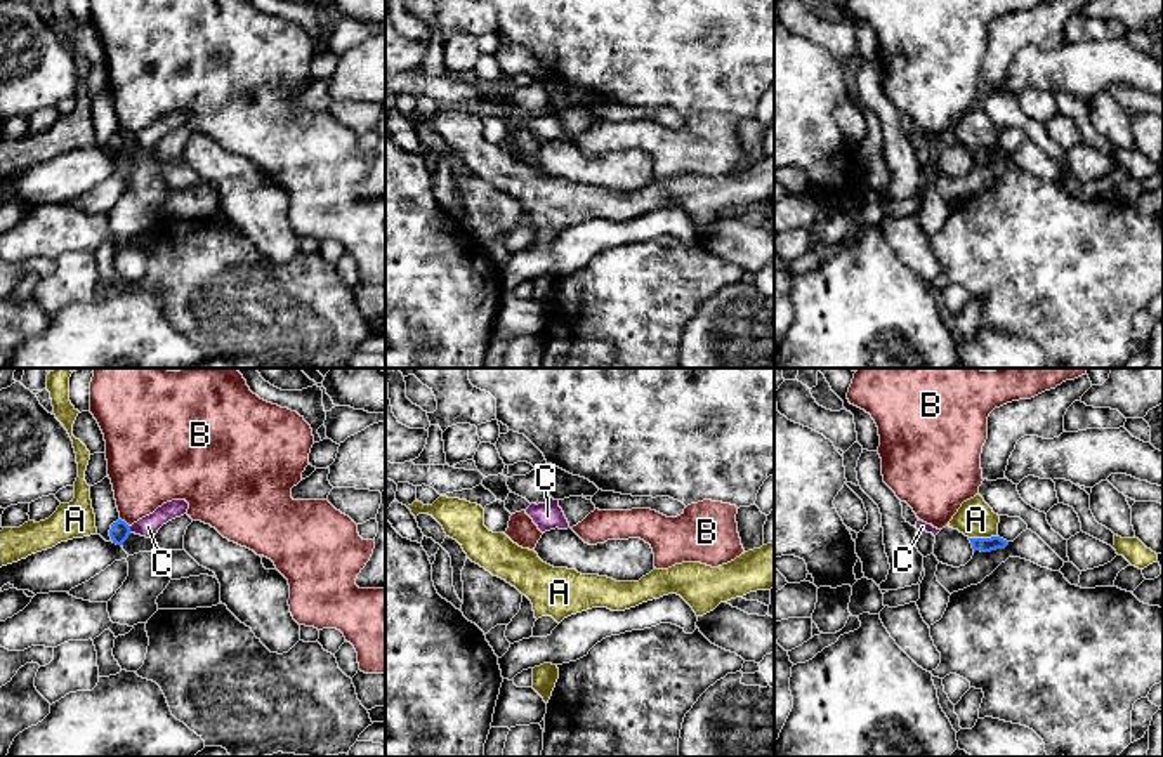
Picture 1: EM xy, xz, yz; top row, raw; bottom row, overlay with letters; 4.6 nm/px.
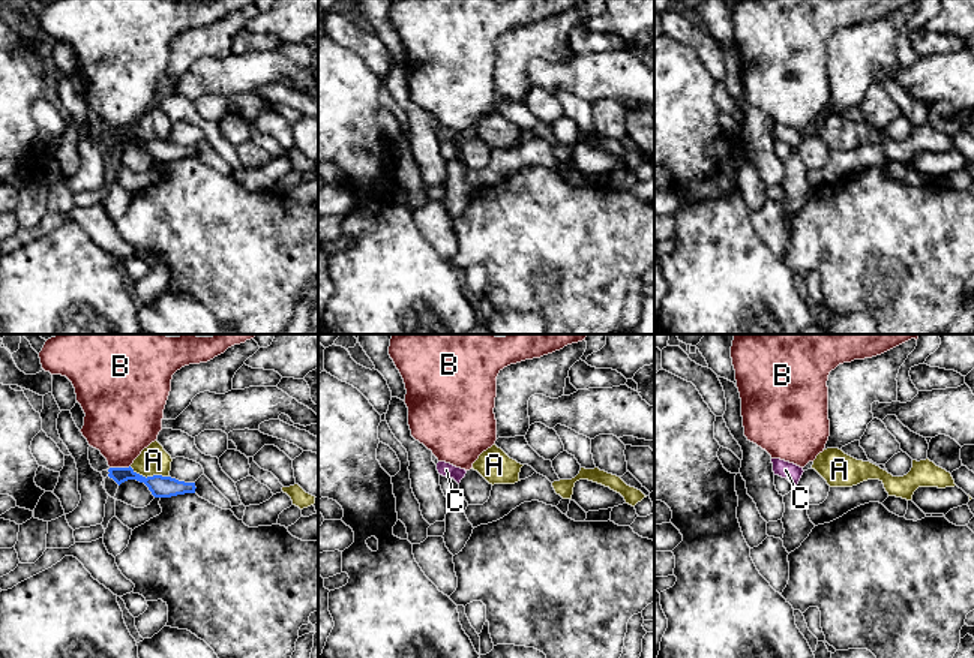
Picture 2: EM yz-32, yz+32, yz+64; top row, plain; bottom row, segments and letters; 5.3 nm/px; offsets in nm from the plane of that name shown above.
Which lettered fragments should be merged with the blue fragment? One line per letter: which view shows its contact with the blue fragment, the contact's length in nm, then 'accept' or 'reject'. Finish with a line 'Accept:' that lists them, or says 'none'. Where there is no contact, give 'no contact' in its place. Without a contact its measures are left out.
A: contact in yz; length 140 nm; reject
B: contact in xy; length 60 nm; reject
C: contact in xy; length 30 nm; reject
Accept: none

